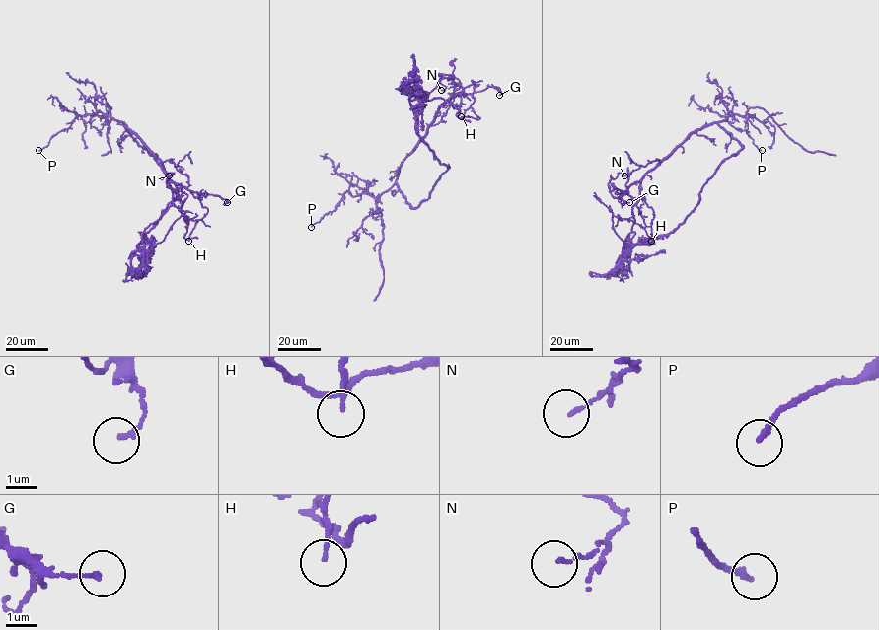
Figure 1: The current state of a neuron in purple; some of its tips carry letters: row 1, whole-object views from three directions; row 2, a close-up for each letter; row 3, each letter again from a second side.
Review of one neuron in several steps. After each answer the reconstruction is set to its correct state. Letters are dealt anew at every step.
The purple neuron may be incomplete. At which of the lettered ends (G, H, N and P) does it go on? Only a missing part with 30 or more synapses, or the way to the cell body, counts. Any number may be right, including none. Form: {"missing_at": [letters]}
{"missing_at": []}

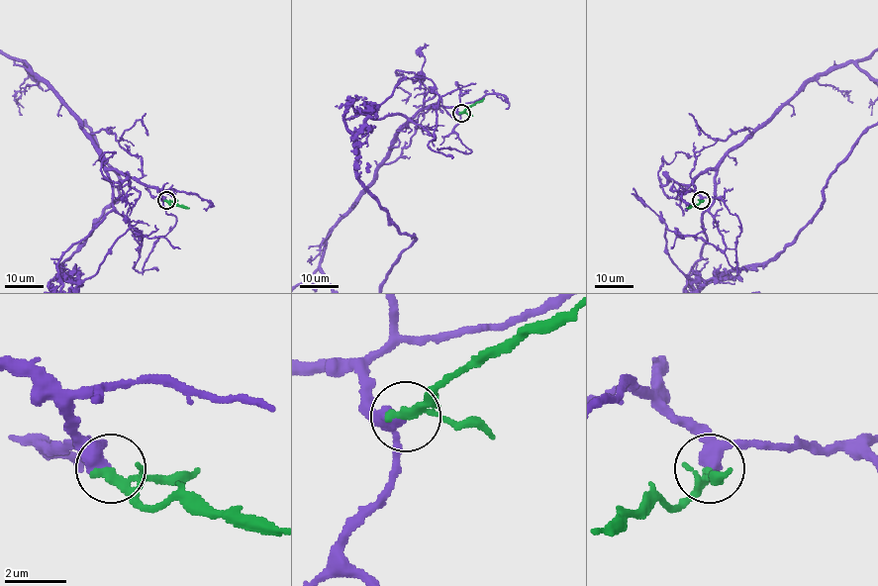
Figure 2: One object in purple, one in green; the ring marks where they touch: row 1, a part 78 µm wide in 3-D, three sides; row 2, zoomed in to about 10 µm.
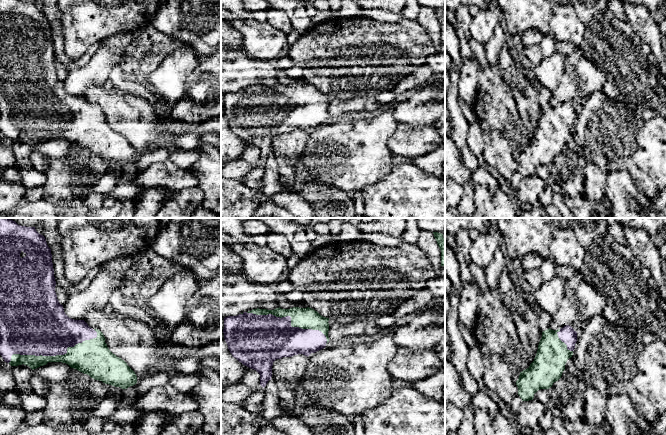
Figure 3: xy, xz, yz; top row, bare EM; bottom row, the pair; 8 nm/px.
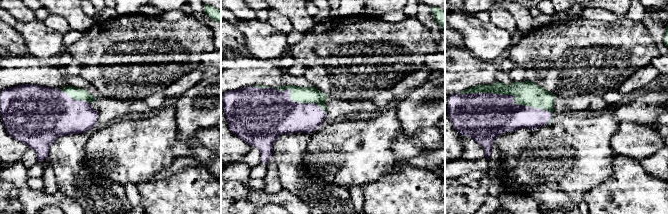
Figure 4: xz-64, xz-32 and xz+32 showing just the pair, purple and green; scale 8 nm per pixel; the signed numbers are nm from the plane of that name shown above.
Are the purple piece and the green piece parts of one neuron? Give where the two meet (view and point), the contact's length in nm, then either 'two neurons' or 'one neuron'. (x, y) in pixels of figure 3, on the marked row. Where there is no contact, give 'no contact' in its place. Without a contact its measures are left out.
xy (54, 355) | 750 nm | one neuron

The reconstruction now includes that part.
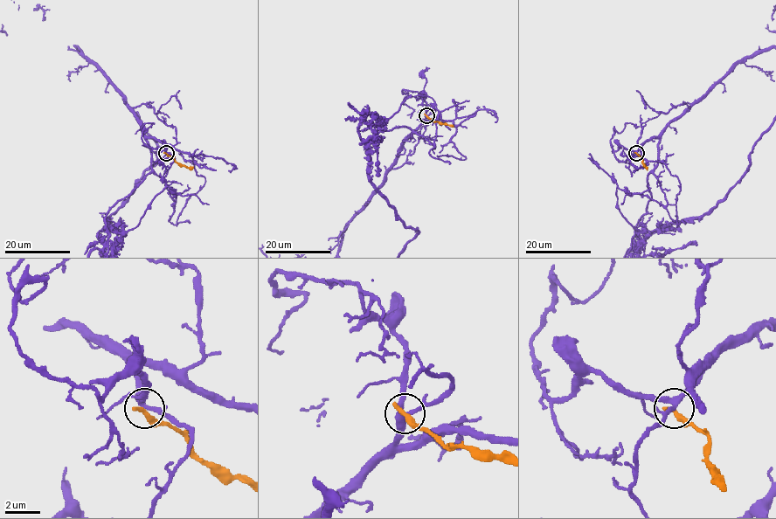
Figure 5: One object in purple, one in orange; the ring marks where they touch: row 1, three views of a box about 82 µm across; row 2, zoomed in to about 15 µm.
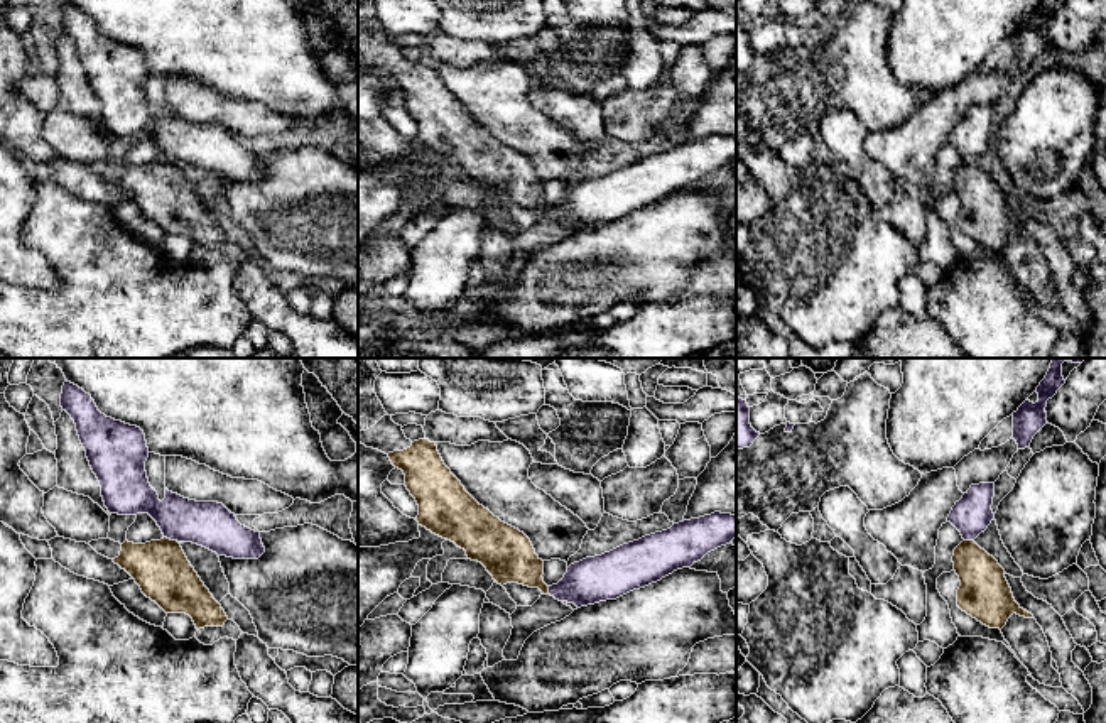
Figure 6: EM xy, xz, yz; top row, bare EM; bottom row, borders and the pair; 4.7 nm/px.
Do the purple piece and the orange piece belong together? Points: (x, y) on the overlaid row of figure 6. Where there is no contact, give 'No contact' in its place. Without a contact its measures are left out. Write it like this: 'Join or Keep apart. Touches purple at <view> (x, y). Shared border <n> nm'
Keep apart. Touches purple at xy (171, 539). Shared border 80 nm

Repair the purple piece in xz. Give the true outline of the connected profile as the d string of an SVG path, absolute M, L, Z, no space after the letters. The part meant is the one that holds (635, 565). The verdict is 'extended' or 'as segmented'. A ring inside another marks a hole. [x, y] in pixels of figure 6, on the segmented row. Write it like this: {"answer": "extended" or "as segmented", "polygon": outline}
{"answer": "as segmented", "polygon": "M714 512L684 520L667 530L571 564L564 578L549 586L549 595L577 608L616 600L677 569L691 568L735 537L736 515Z"}

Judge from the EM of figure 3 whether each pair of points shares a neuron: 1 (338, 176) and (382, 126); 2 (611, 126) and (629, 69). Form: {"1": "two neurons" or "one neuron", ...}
{"1": "one neuron", "2": "two neurons"}

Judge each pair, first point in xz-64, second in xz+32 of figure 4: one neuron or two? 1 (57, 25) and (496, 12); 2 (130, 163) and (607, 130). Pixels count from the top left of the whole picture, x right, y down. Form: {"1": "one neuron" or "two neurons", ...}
{"1": "one neuron", "2": "one neuron"}

